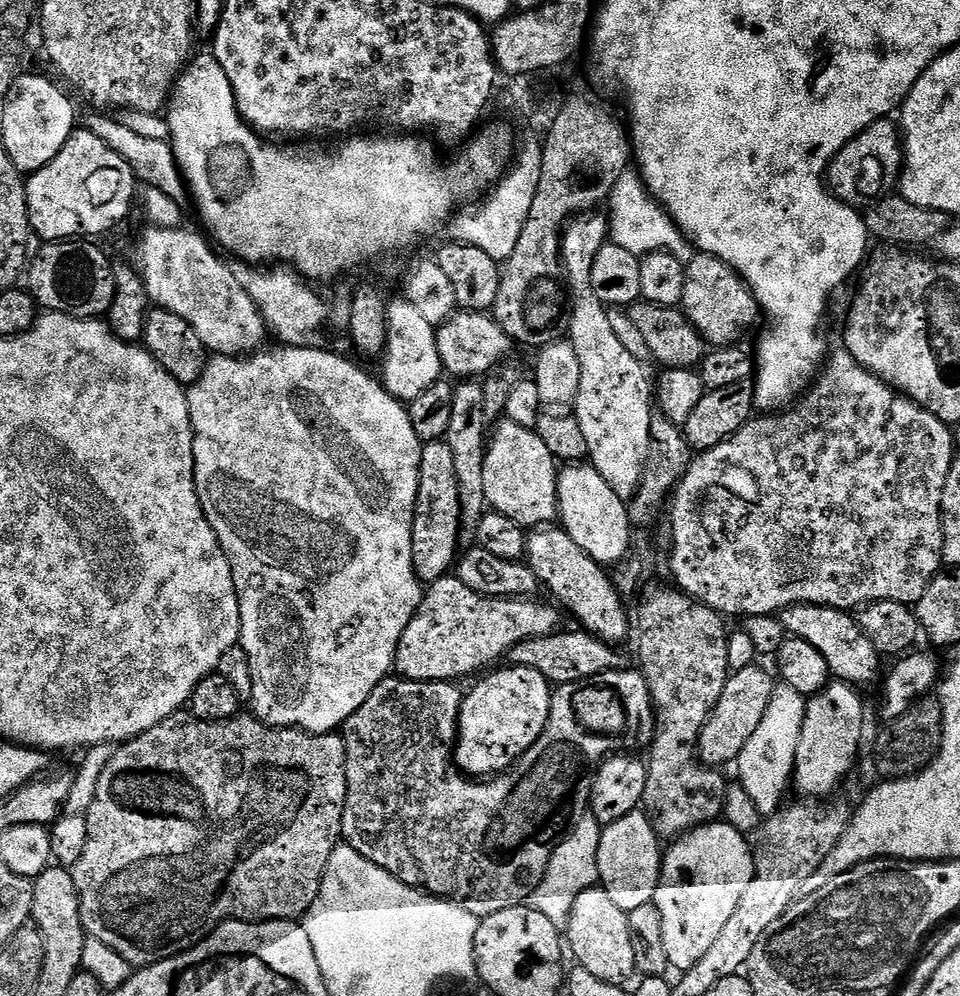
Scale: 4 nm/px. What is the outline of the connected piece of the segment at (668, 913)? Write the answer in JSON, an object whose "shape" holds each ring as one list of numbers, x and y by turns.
{"shape":[[727,822,703,824,693,832,679,837,669,848,663,853,660,884,654,902,658,906,658,914,662,914,662,938,666,938,668,963,673,969,687,970,702,959,710,946,714,946,730,914,738,910,738,901,746,891,746,886,750,886,750,878,754,874,754,848,749,837,734,830,734,826]]}

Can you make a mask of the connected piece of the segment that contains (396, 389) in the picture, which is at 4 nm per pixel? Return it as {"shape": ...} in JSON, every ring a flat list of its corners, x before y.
{"shape":[[403,298,387,305,388,309,388,340,382,353,384,360,384,376,382,383,385,390,394,399,410,402,418,398,425,390,430,390,444,372,442,358,438,358,438,342,436,341,437,325,426,322,415,306]]}

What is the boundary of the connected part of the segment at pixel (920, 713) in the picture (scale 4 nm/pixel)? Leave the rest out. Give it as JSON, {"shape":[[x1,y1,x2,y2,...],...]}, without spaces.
{"shape":[[925,698,916,701,906,714,881,727,877,739,876,764,879,773,889,780,905,780,923,772,932,763,944,737,944,711,939,699]]}

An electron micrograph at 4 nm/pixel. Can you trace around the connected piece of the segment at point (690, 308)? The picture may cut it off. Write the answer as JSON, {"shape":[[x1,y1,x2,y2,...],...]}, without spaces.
{"shape":[[705,252,697,254,689,264,684,266,686,270,686,290,684,291,684,302,682,311,685,318,694,326,694,330,698,330,698,334,704,340,705,345,711,346,716,350,728,350,733,346,732,343,755,322,761,319,760,304,754,298,754,294,748,289,744,279,739,276,730,266,726,266,726,262,722,262,722,258,711,256]]}

